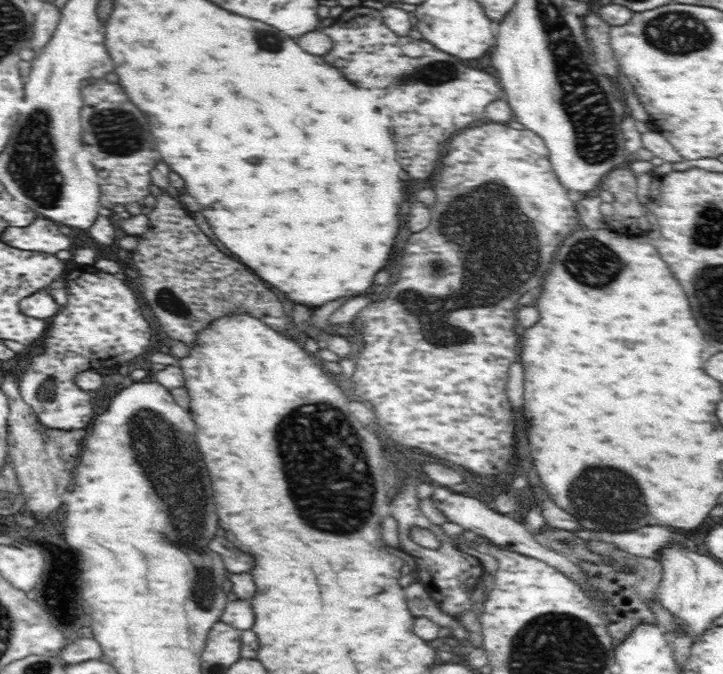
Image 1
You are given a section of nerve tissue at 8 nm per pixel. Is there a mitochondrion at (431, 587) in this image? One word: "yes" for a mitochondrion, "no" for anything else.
no

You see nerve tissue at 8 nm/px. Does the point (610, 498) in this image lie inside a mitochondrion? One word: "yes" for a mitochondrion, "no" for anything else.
yes

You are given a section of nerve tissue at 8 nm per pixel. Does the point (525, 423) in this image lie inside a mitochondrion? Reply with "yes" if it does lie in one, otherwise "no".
no

